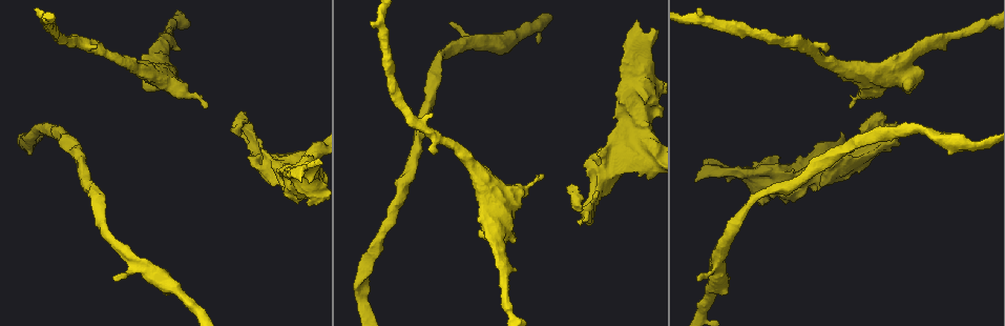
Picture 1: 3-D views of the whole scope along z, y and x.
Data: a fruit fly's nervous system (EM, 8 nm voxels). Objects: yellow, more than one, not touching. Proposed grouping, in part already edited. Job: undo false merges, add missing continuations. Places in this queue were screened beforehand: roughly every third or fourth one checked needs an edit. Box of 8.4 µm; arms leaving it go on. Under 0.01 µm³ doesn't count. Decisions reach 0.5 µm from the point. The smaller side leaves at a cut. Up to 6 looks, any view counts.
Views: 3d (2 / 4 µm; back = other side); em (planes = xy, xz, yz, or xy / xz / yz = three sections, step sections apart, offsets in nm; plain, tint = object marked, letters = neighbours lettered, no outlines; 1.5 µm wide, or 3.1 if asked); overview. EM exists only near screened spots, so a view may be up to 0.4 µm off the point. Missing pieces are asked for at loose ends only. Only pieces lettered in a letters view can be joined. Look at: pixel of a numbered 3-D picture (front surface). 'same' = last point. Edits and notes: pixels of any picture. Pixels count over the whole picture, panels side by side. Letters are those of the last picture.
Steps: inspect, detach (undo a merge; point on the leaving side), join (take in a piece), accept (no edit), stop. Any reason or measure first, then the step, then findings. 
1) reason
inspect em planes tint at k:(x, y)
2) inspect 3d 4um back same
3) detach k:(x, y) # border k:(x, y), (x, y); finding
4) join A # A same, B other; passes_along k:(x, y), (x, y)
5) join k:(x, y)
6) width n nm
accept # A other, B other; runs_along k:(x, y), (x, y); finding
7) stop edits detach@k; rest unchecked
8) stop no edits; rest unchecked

an open end
inspect em planes letters at 1:(699, 278)

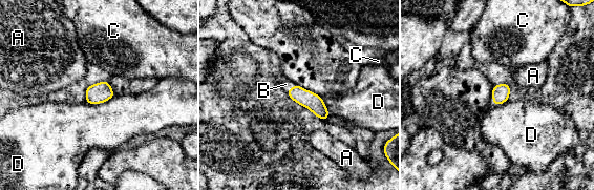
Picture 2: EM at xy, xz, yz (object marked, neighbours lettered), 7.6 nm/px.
width 130 nm
join B # A other, B same, C other, D other; passes_along 2:(310, 100), (290, 88), (285, 84); the neuron continues

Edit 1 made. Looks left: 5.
three arms meet
inspect 3d 4um at 1:(637, 127)

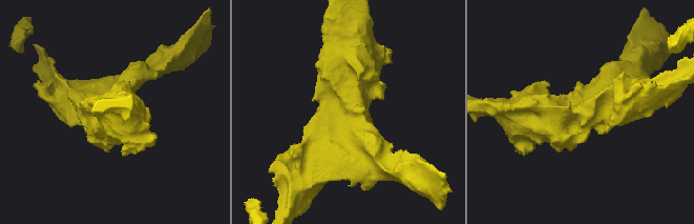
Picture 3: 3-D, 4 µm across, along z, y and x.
now the EM
inspect em 3.1um xz step 16 letters at 3:(348, 117)

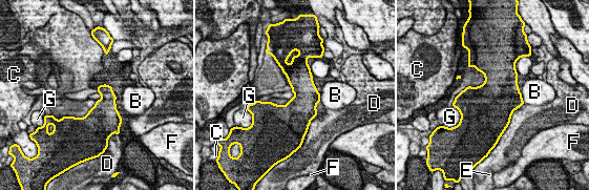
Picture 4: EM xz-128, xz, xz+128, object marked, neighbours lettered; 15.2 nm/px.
width 650 nm
accept # B other, C other, D other, E other, F other, G other; border 4:(524, 103), (512, 112), (505, 129); one neuron here

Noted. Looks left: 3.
free end
inspect em planes letters at 1:(543, 175)

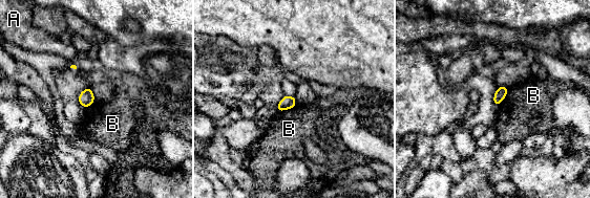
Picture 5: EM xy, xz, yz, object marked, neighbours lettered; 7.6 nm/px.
longest_contact B 170 nm
accept # A other, B other; border 5:(296, 103), (293, 107), (277, 112); no lettered piece goes on from it

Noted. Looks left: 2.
stop edits join@2; rest unchecked

